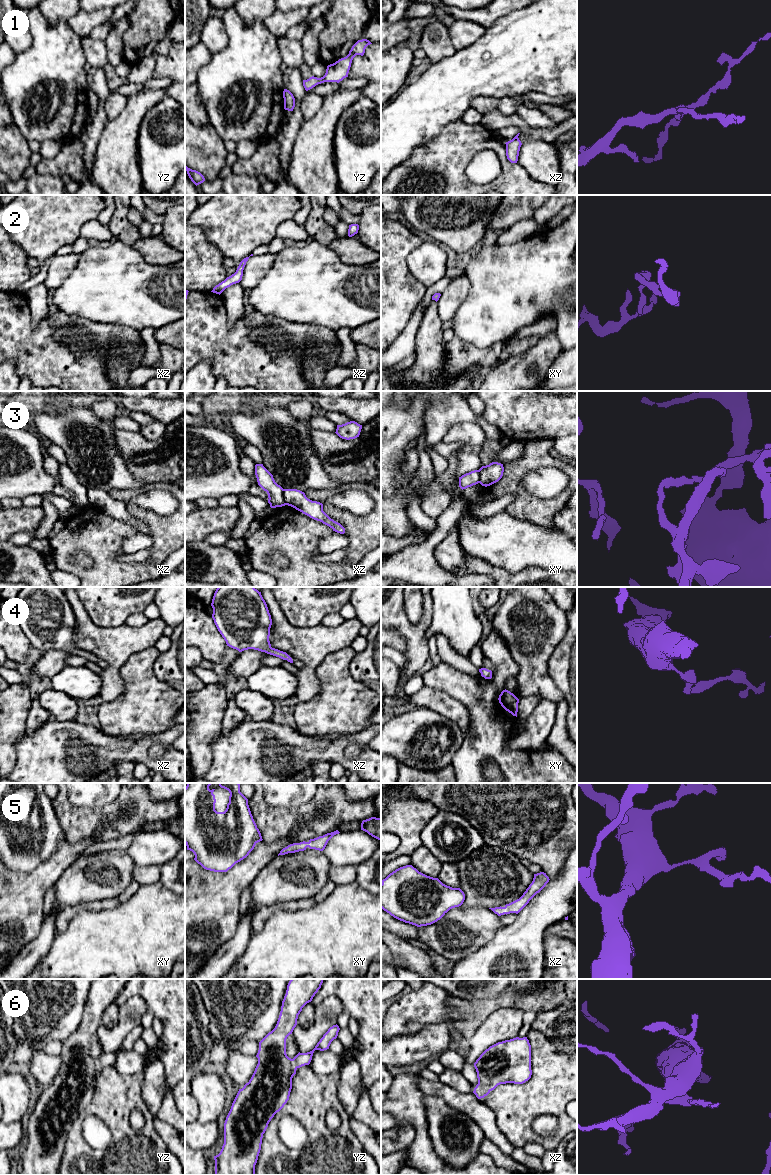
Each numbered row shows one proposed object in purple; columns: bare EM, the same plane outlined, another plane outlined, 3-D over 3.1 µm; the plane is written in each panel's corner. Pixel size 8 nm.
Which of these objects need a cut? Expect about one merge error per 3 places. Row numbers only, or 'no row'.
3

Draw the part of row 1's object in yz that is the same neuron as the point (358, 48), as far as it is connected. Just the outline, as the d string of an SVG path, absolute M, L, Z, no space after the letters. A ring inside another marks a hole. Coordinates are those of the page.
M367 39L358 40L349 51L349 54L339 59L333 64L330 64L327 66L326 73L323 77L317 78L317 77L310 77L307 80L303 80L303 86L306 91L312 89L318 84L324 83L324 82L337 82L339 83L344 78L348 77L348 73L351 67L351 63L353 58L356 55L363 56L365 53L365 49L368 45L372 44Z

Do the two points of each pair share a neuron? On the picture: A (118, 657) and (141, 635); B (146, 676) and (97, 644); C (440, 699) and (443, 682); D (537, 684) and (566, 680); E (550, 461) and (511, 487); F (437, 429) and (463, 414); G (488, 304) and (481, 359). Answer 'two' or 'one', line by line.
A: one
B: two
C: two
D: two
E: one
F: one
G: two

